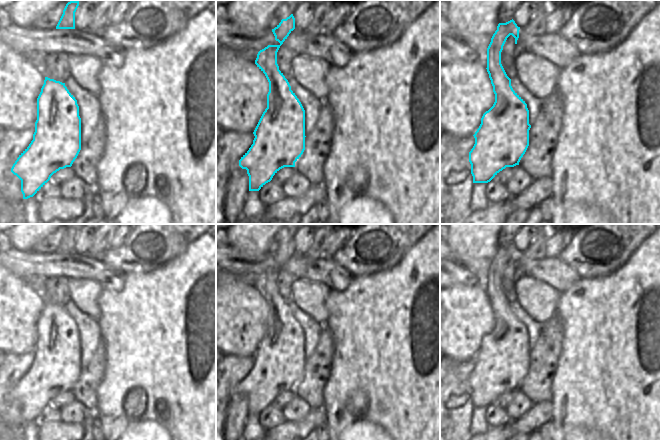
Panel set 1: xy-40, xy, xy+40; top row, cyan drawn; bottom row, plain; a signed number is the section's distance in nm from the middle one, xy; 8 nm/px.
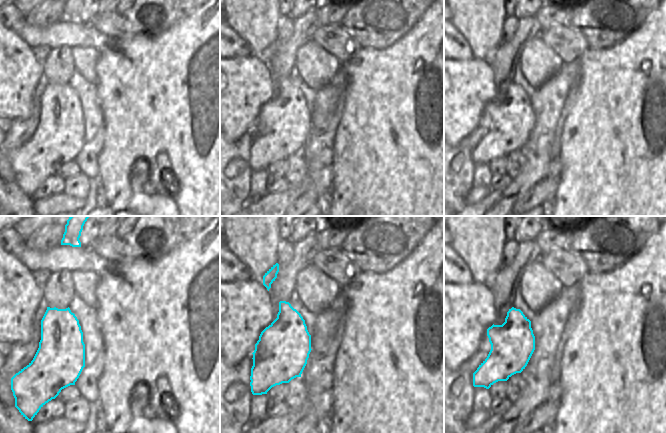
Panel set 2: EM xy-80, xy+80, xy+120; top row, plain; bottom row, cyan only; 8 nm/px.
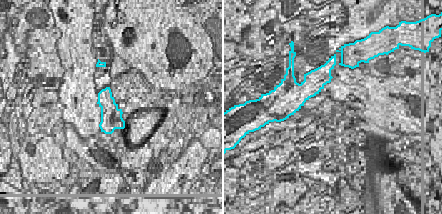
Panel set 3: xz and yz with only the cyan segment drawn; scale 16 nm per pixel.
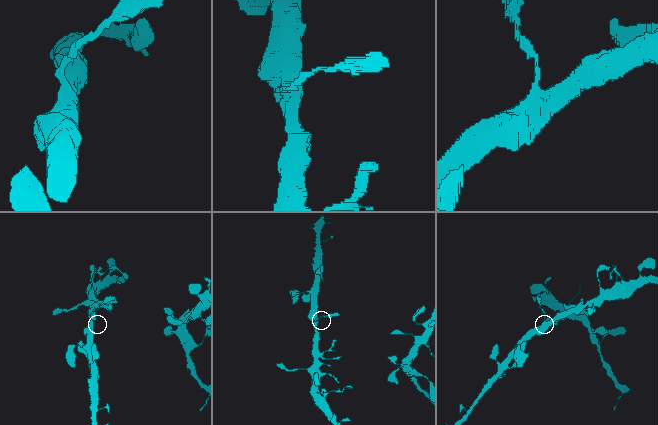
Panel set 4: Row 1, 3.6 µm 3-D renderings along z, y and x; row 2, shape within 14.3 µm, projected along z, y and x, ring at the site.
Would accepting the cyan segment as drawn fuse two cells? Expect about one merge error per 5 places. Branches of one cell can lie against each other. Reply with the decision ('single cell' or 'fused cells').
single cell

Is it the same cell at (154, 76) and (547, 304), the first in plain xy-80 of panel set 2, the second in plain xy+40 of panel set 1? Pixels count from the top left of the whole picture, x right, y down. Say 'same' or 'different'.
different

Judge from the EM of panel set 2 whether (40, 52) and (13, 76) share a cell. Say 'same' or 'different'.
different

